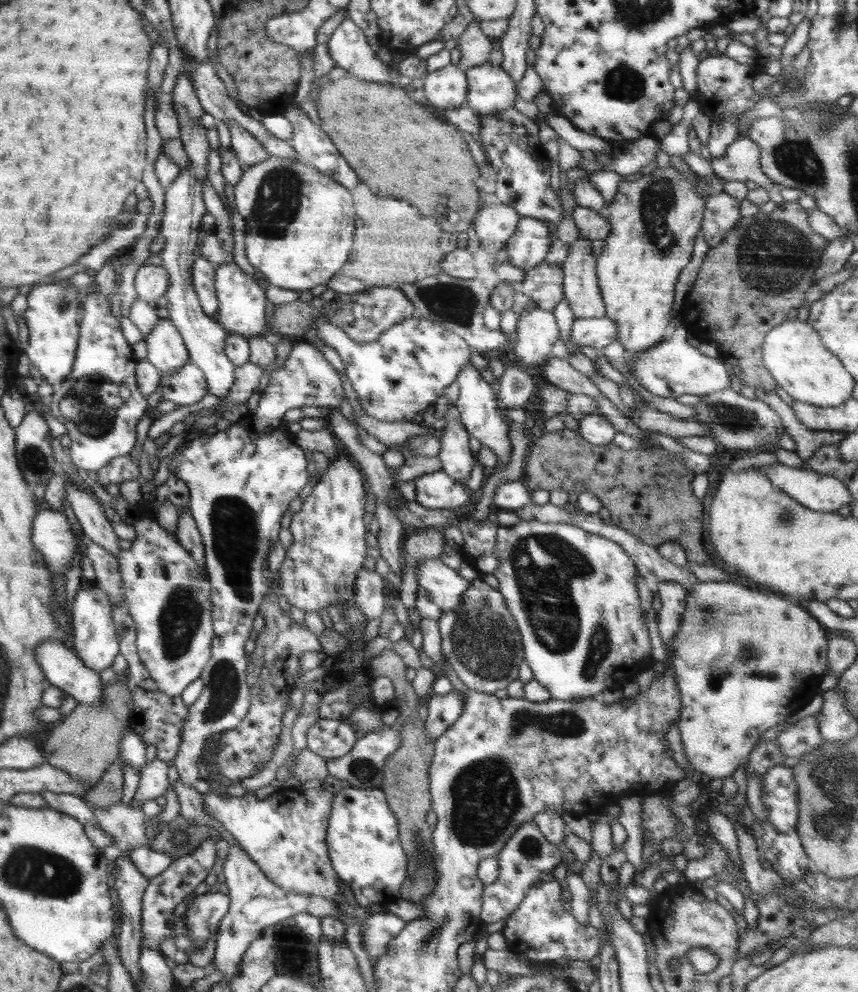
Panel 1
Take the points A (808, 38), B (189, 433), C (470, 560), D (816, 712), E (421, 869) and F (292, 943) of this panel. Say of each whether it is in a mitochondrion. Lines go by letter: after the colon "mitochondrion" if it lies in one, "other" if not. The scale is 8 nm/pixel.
A: other
B: other
C: other
D: other
E: mitochondrion
F: mitochondrion

